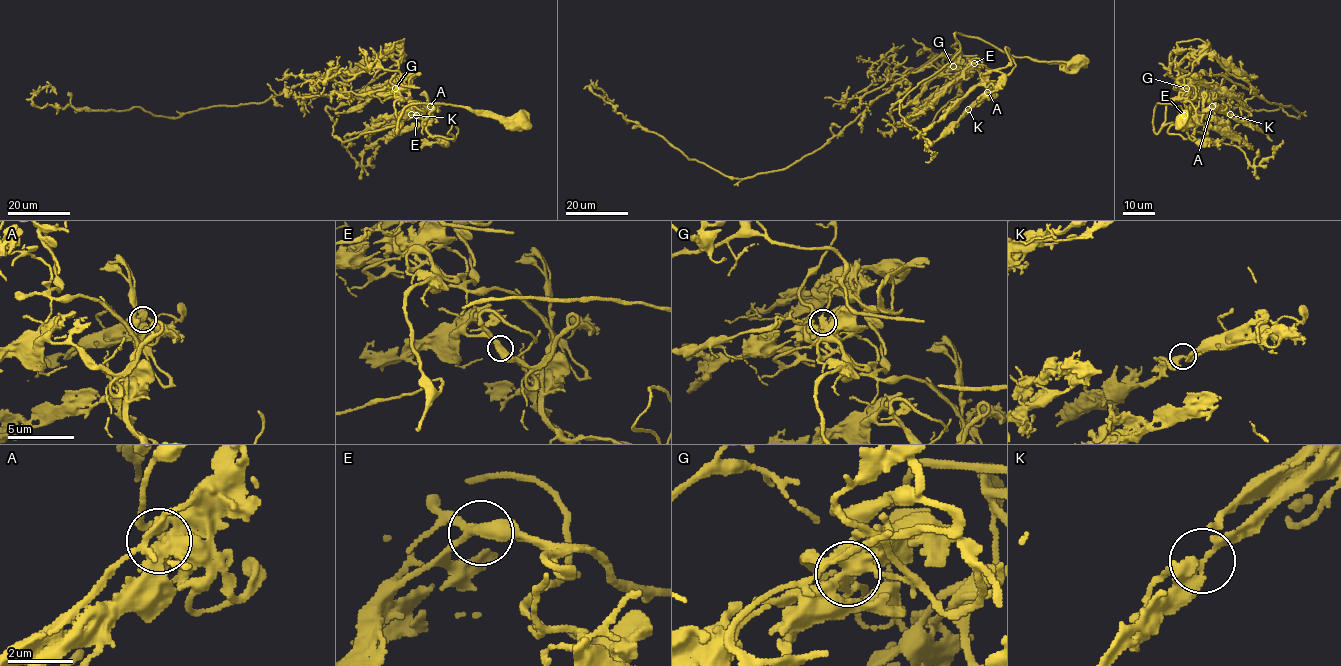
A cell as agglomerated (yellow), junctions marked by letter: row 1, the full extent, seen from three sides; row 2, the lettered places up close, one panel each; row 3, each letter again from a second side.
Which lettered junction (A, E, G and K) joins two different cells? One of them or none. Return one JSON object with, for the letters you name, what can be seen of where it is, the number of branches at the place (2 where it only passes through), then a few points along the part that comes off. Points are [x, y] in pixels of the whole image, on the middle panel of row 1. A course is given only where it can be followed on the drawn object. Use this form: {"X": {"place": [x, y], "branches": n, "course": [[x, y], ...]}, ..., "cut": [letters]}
{"G": {"place": [953, 66], "branches": 3, "course": [[953, 66], [954, 56], [933, 56], [821, 147], [783, 169], [743, 178], [690, 160], [589, 86], [614, 99]]}, "cut": ["G"]}

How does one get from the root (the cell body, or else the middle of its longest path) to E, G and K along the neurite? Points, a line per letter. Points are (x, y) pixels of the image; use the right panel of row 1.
E: (1183, 120), (1176, 105), (1158, 103), (1154, 131), (1169, 99), (1191, 103), (1193, 120), (1179, 106), (1184, 115)
G: (1183, 120), (1176, 105), (1158, 103), (1154, 131), (1157, 134), (1165, 121), (1167, 102), (1186, 88)
K: (1183, 120), (1176, 105), (1156, 105), (1157, 134), (1171, 99), (1189, 101), (1199, 115), (1210, 109), (1230, 114)

